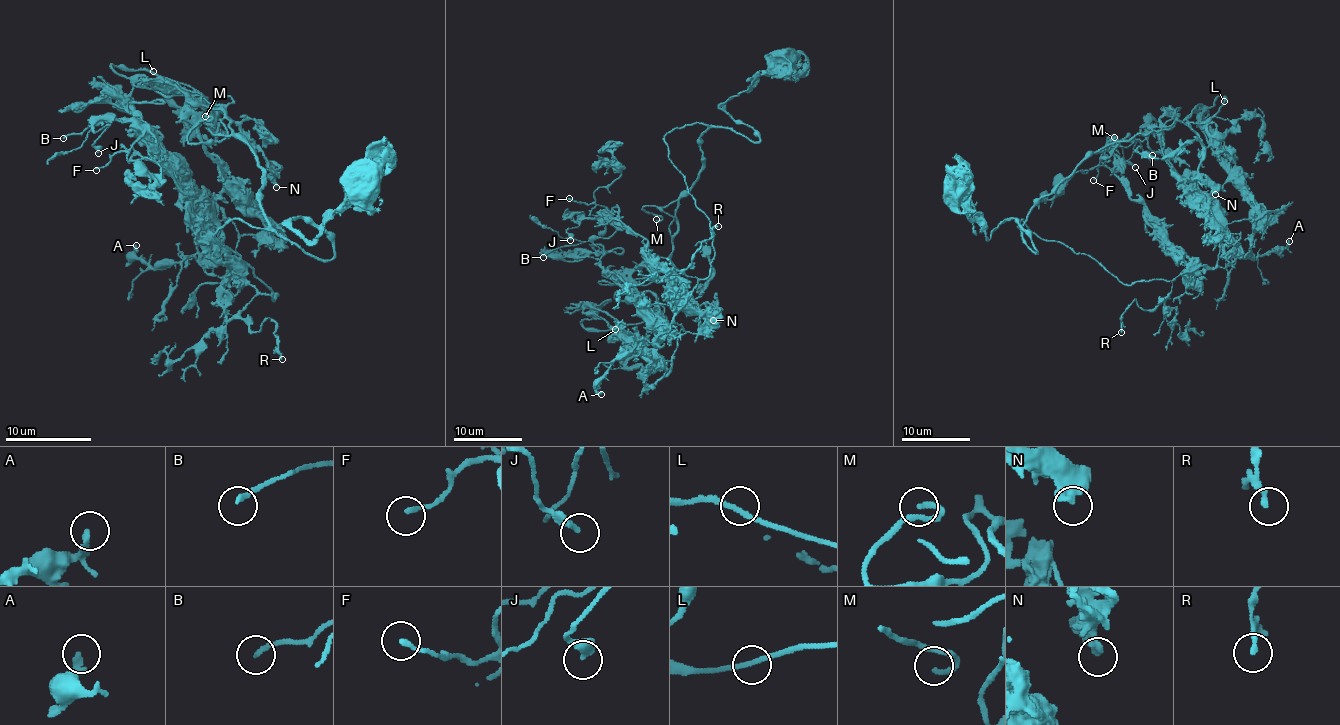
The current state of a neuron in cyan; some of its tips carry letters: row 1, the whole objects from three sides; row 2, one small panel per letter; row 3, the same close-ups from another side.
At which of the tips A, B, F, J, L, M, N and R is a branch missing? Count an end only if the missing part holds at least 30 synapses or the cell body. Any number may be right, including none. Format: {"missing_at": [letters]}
{"missing_at": ["M"]}

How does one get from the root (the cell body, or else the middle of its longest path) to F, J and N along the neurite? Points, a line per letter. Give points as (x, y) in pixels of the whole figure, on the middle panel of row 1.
F: (782, 64), (725, 104), (758, 142), (703, 123), (665, 137), (713, 238), (691, 291), (605, 207), (569, 198)
J: (782, 64), (725, 104), (758, 142), (703, 123), (665, 137), (713, 238), (691, 291), (601, 216), (570, 240)
N: (782, 64), (725, 104), (759, 140), (711, 126), (675, 209), (665, 296), (713, 320)

